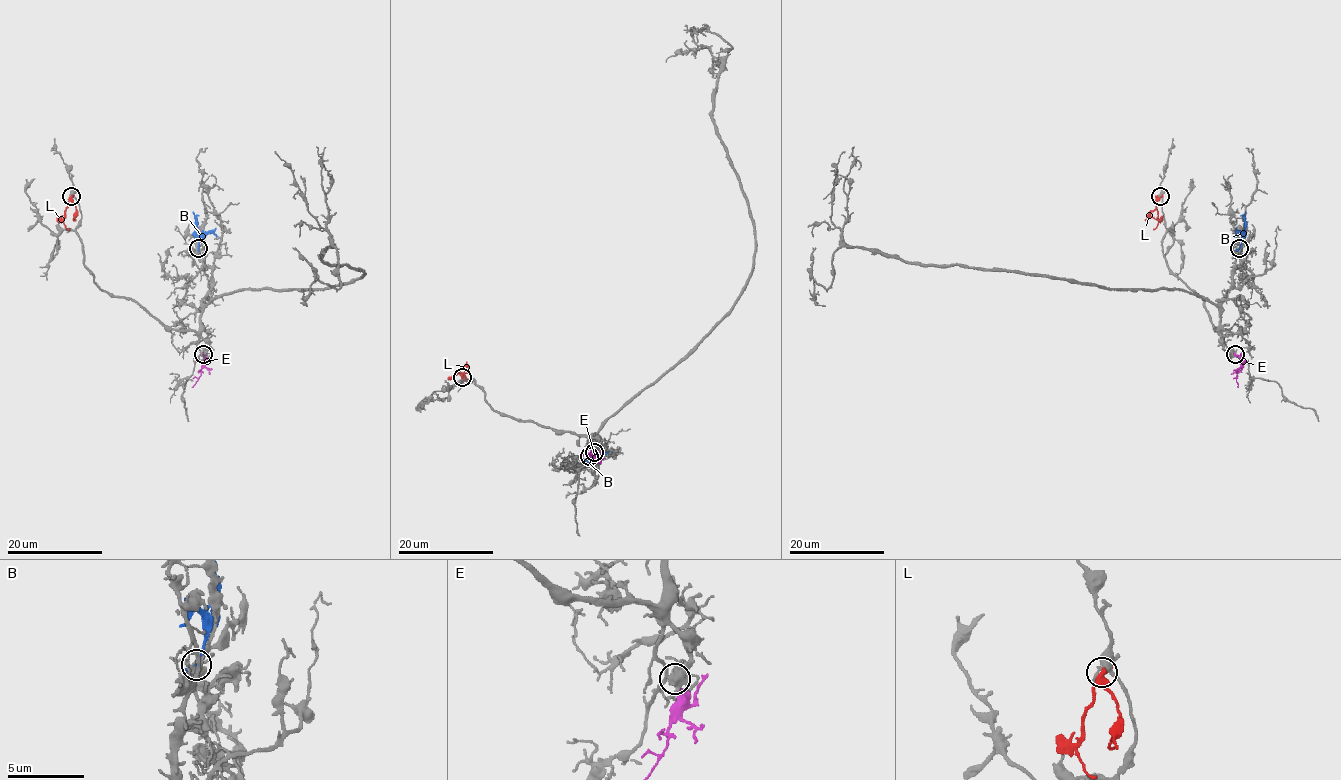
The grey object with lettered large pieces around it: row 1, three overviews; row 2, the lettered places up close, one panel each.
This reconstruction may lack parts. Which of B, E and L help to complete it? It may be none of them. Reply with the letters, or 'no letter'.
E

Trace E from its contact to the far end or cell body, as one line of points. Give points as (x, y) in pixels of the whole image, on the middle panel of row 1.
E: (594, 453), (594, 459), (589, 453), (582, 454)

